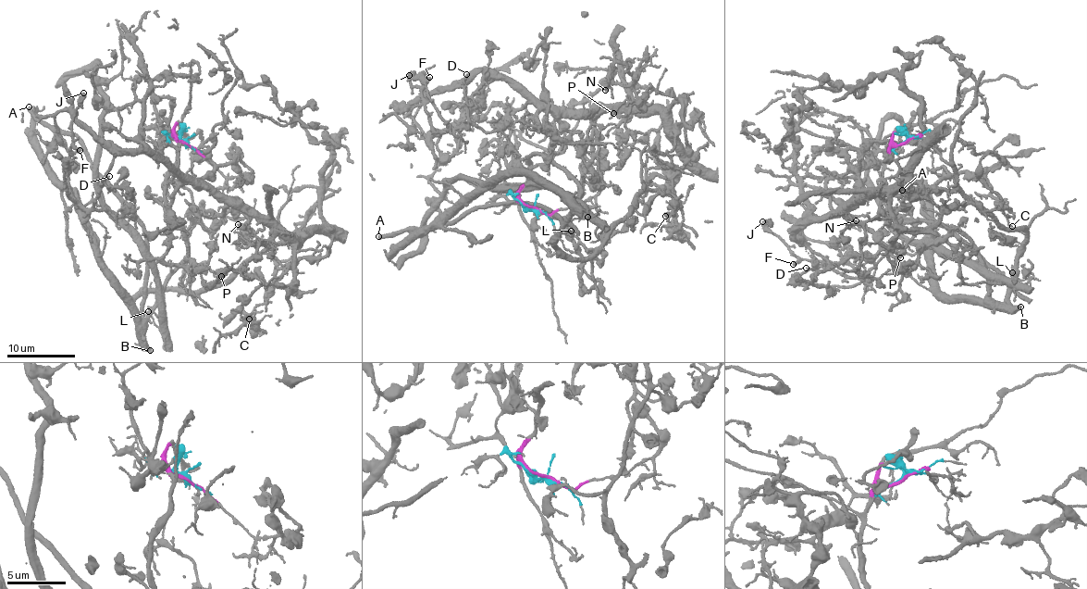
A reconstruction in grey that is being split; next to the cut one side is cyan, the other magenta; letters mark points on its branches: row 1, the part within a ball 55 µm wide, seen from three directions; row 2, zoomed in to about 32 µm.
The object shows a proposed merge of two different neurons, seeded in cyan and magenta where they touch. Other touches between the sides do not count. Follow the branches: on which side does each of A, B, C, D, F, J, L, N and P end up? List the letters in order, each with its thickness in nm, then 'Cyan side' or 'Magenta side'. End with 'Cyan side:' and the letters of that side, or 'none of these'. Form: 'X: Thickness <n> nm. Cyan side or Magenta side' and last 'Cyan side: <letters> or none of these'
A: Thickness 400 nm. Magenta side
B: Thickness 460 nm. Magenta side
C: Thickness 130 nm. Cyan side
D: Thickness 130 nm. Cyan side
F: Thickness 240 nm. Cyan side
J: Thickness 440 nm. Cyan side
L: Thickness 140 nm. Magenta side
N: Thickness 170 nm. Cyan side
P: Thickness 140 nm. Cyan side
Cyan side: C, D, F, J, N, P

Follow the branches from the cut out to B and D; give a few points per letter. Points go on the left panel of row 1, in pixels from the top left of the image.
B: (183, 141), (174, 135), (178, 147), (166, 197), (187, 256), (145, 322), (142, 333), (150, 351)
D: (183, 141), (162, 129), (165, 139), (169, 132), (178, 166), (118, 155), (101, 184), (108, 176)

